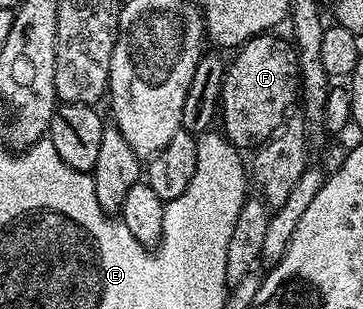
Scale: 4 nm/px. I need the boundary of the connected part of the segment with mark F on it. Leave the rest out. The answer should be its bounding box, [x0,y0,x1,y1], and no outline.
[220,32,300,152]

